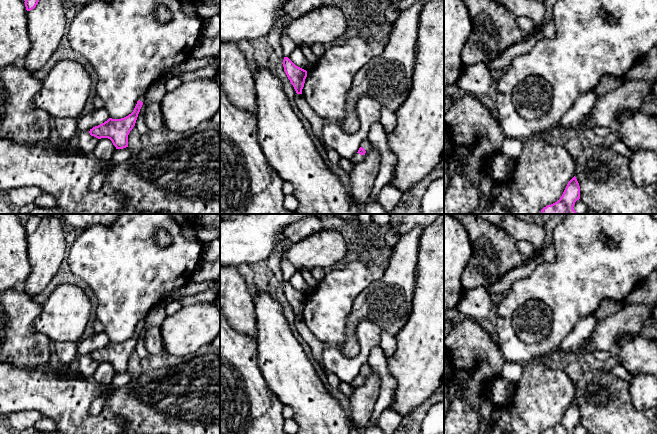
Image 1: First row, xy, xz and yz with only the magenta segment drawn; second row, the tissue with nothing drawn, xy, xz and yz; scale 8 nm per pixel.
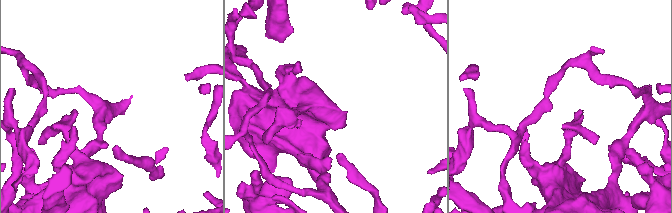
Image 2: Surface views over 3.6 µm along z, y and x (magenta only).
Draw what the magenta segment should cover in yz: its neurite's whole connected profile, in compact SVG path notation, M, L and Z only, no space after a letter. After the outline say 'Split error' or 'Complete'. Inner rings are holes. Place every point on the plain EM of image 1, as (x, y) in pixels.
M574 400L567 408L560 423L544 431L542 434L574 434L574 429L580 423L580 410Z. Complete

